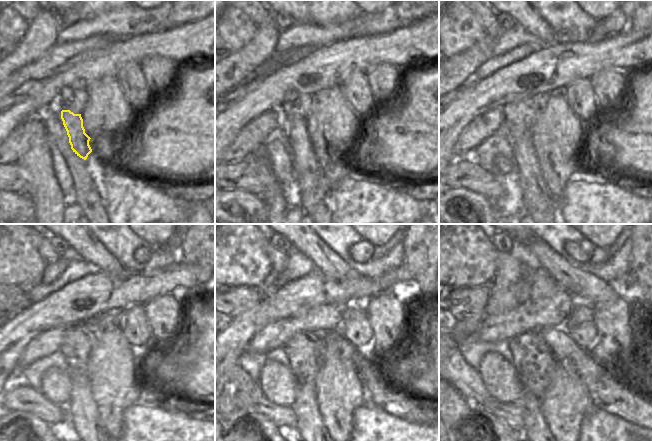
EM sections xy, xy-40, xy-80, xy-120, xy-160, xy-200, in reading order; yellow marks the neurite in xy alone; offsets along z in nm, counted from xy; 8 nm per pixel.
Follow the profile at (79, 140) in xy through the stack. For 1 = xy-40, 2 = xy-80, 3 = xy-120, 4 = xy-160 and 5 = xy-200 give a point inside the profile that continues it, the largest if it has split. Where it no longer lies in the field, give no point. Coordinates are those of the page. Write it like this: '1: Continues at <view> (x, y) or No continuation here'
1: Continues at xy-40 (308, 174)
2: Continues at xy-80 (538, 202)
3: Continues at xy-120 (82, 408)
4: Continues at xy-160 (310, 425)
5: Continues at xy-200 (535, 427)

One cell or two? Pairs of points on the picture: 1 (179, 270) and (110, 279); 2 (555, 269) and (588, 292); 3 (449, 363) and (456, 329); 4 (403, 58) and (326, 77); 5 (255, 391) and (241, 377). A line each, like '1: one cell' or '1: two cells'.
1: one cell
2: one cell
3: two cells
4: one cell
5: one cell

